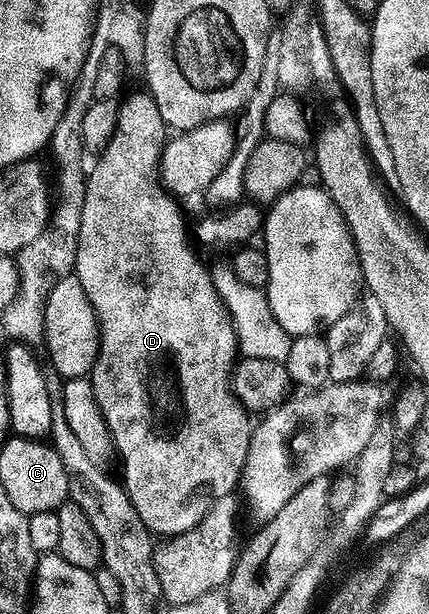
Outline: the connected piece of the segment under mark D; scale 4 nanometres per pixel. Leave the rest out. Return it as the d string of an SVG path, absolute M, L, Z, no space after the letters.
M144 89L128 94L126 93L120 99L117 108L119 120L115 124L115 136L111 136L111 144L107 144L102 154L96 155L94 162L97 163L94 164L89 179L83 182L85 195L79 216L79 236L73 268L79 284L83 284L83 292L87 292L87 300L91 300L95 308L97 323L101 325L101 347L97 353L97 362L91 371L91 381L95 400L99 404L99 412L103 412L103 420L107 424L110 437L113 438L116 457L121 457L120 481L125 487L131 504L135 506L135 512L139 514L139 520L143 522L149 533L154 536L166 534L163 536L170 540L195 528L220 498L238 489L245 473L245 460L249 451L251 414L241 407L231 389L231 373L239 354L232 323L229 322L221 298L213 286L212 277L198 266L189 255L188 248L185 247L183 218L180 208L177 207L180 205L159 187L161 151L165 149L167 141L165 121L163 116L159 116L159 108L155 108L155 100Z

